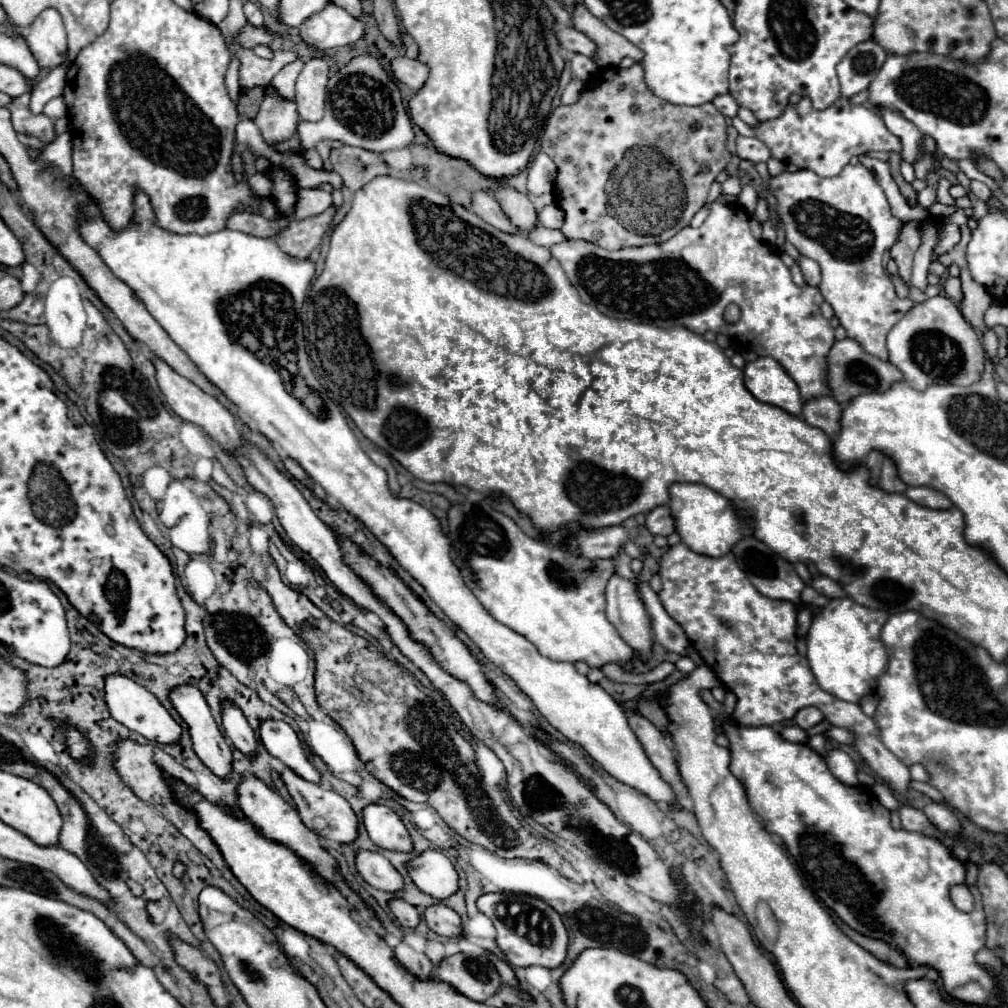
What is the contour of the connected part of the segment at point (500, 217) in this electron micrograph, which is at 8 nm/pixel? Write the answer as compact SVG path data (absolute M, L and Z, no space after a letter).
M478 190L478 192L472 194L470 210L472 210L476 216L480 216L484 222L492 224L494 228L498 228L498 230L502 230L502 232L522 234L522 232L518 232L518 228L514 228L514 226L510 224L510 220L506 220L506 214L502 212L502 208L498 208L498 202L496 202L490 194L486 194L486 192L482 192L482 190Z

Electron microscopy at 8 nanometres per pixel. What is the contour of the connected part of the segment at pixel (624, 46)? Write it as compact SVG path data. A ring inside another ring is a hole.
M584 4L576 6L572 24L574 24L574 28L578 28L582 34L586 34L596 44L596 56L600 58L600 62L616 64L624 56L630 56L636 62L642 58L642 52L638 48L634 48L634 44L630 44L618 32L610 30L600 18L592 16Z

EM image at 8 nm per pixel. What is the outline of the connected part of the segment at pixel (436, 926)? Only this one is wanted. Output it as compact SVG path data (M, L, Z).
M434 904L430 908L426 908L424 912L424 920L426 924L440 936L446 936L446 938L454 938L454 936L462 936L462 922L460 922L460 916L444 906L444 904Z

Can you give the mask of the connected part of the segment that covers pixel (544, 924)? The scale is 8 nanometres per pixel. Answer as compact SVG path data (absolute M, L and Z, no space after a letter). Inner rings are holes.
M482 894L478 910L486 914L496 930L496 942L512 966L544 966L558 968L568 952L568 932L560 914L544 900L526 894Z

